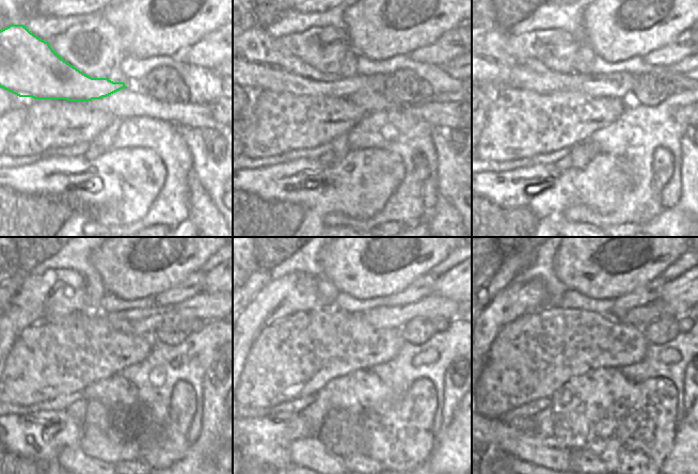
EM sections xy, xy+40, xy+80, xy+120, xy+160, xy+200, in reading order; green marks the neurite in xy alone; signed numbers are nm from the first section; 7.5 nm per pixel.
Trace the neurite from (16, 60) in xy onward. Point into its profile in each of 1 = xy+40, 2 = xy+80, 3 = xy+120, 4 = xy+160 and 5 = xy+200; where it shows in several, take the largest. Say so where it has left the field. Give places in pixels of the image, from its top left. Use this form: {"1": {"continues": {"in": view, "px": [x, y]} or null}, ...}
{"1": {"continues": {"in": "xy+40", "px": [254, 60]}}, "2": {"continues": {"in": "xy+80", "px": [493, 66]}}, "3": {"continues": {"in": "xy+120", "px": [207, 306]}}, "4": {"continues": {"in": "xy+160", "px": [394, 317]}}, "5": {"continues": {"in": "xy+200", "px": [639, 316]}}}

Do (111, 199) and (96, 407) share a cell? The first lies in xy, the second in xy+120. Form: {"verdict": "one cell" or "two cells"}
{"verdict": "two cells"}

